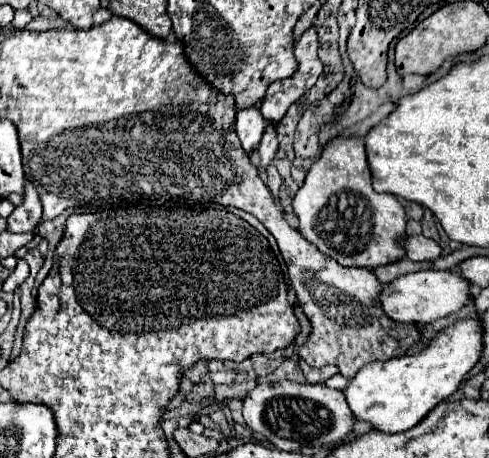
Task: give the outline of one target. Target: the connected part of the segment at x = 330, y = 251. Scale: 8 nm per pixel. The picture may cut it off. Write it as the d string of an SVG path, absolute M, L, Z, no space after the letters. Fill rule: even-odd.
M337 136L329 140L321 158L307 172L305 184L293 198L299 216L299 232L323 254L343 266L375 268L405 256L399 240L405 236L405 210L393 194L379 194L371 186L371 172L361 136Z

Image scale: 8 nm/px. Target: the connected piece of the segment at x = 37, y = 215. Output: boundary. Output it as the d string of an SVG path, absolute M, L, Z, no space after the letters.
M31 184L25 186L25 202L7 218L7 232L31 232L41 220L41 202Z

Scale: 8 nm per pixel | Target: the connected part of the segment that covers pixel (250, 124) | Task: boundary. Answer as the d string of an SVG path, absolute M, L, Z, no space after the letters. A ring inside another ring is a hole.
M245 108L245 110L237 112L235 132L241 140L241 146L243 146L245 154L251 154L259 146L263 130L265 130L265 122L263 122L257 108Z

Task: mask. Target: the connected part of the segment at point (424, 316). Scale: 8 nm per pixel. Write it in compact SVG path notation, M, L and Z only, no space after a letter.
M421 270L413 274L403 274L383 286L379 302L383 312L401 324L429 324L437 318L445 318L465 306L469 300L469 284L449 270Z

